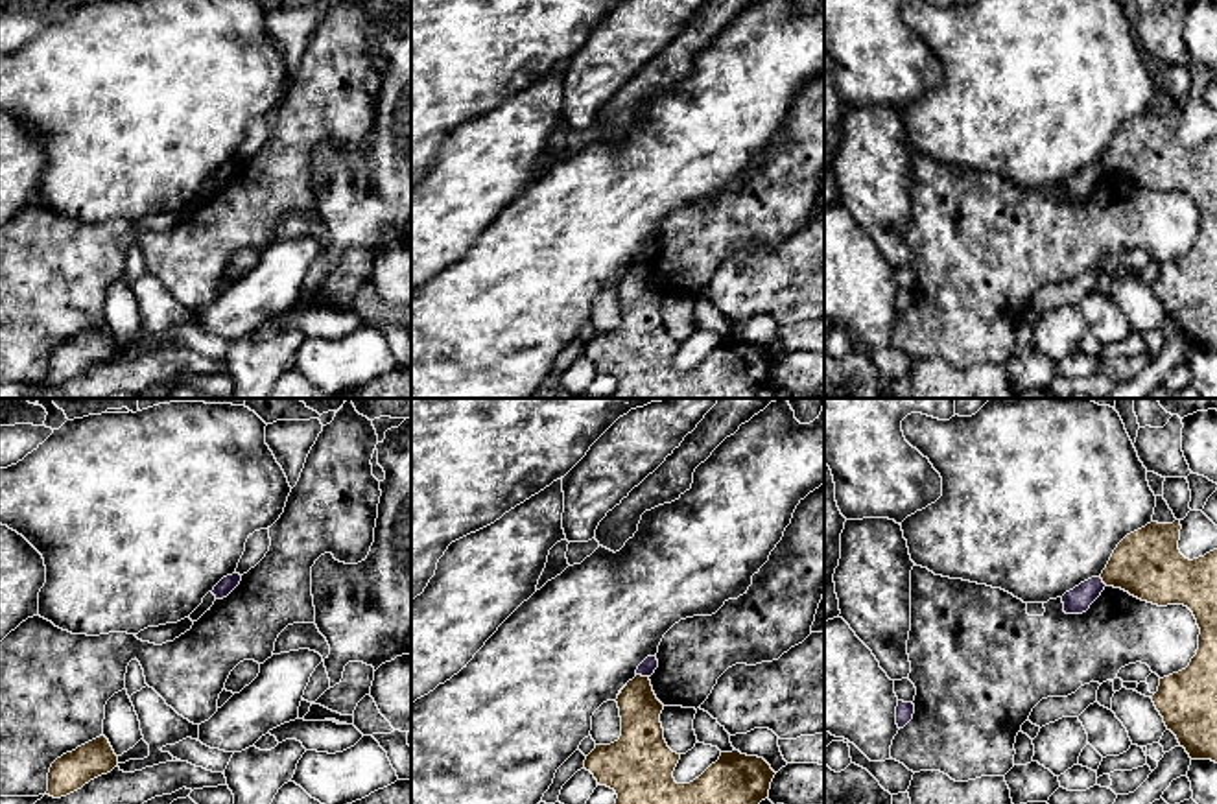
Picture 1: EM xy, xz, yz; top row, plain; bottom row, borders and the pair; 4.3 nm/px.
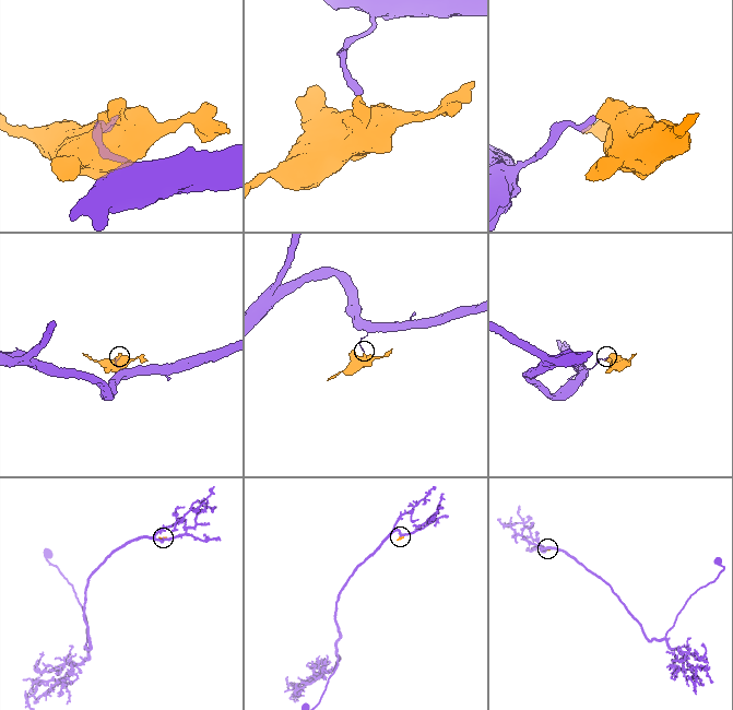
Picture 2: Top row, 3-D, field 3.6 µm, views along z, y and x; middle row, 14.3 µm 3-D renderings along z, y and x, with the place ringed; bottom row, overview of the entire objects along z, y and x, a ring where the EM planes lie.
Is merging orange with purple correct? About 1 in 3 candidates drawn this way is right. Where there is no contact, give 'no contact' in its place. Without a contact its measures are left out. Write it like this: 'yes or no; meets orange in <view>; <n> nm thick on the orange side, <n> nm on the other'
no; meets orange in xz; 180 nm thick on the orange side, 70 nm on the other

